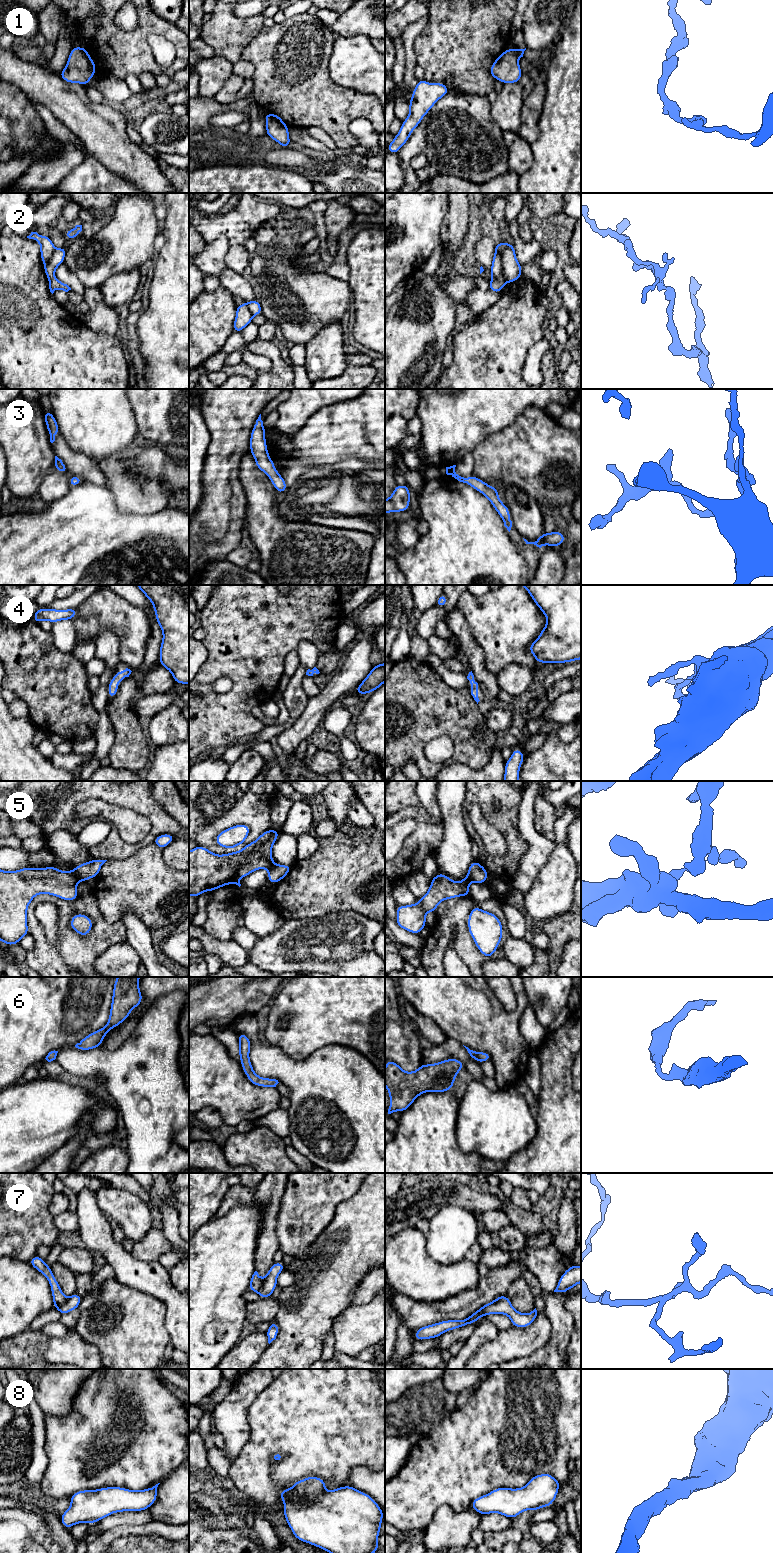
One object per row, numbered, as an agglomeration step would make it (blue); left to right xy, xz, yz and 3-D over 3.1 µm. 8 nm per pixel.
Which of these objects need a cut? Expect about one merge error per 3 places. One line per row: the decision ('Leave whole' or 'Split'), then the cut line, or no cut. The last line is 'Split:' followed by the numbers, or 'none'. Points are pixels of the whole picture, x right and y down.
1: Leave whole. No split
2: Split. Split along yz (495, 252), (500, 256), (505, 282)
3: Leave whole. No split
4: Leave whole. No split
5: Split. Split along xy (71, 871), (79, 880)
6: Leave whole. No split
7: Split. Split along xy (67, 1298), (57, 1308)
8: Leave whole. No split
Split: 2, 5, 7

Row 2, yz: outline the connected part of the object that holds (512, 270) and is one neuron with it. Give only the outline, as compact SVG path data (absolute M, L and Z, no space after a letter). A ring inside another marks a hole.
M495 243L495 253L501 256L505 283L517 281L521 277L523 267L517 261L514 244Z

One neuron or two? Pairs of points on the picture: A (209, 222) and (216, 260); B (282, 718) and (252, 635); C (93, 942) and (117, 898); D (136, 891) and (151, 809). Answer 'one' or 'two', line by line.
A: two
B: two
C: two
D: two

